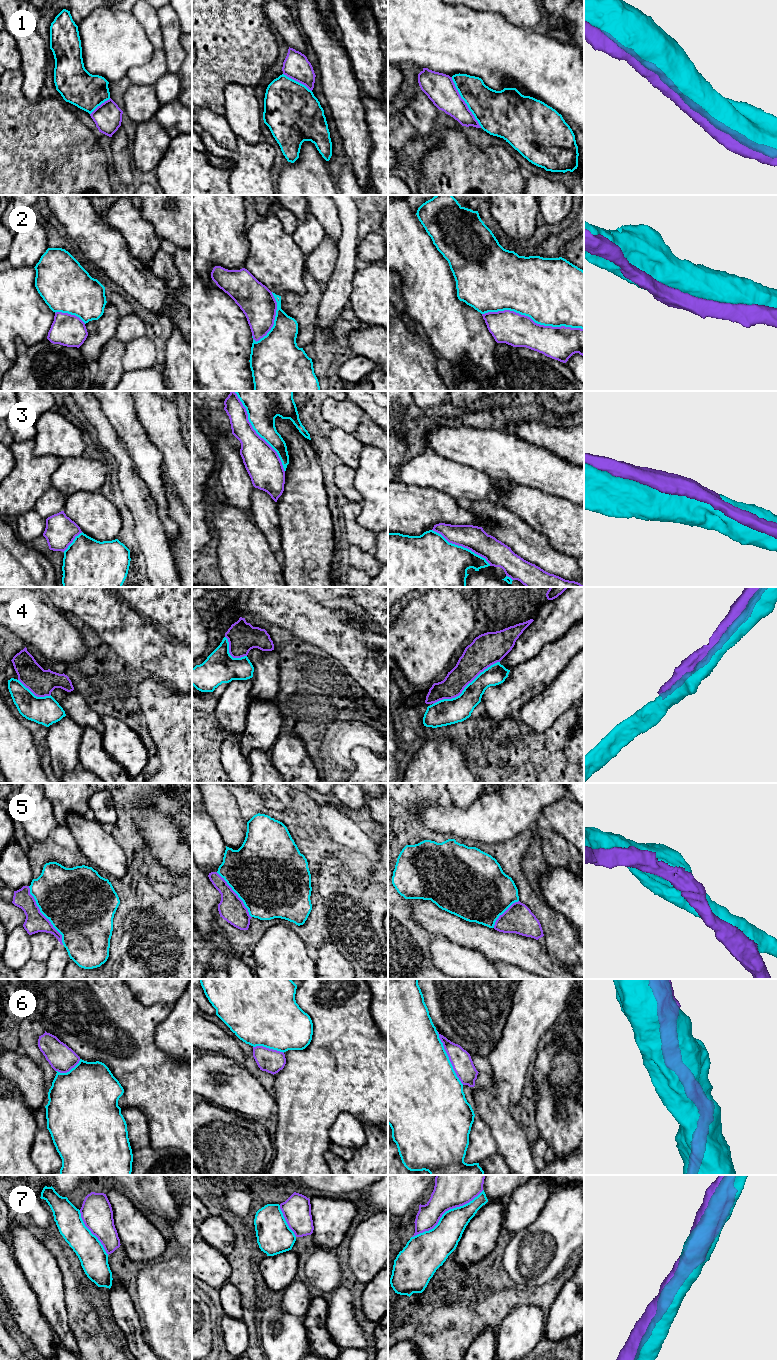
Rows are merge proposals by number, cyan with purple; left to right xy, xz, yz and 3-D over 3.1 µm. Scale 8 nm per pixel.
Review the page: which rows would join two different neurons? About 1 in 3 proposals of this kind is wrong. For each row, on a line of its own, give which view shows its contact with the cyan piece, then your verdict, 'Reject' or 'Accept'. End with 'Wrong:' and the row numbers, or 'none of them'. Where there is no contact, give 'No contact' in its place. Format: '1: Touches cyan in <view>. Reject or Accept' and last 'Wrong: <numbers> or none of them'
1: Touches cyan in yz. Accept
2: Touches cyan in yz. Accept
3: Touches cyan in xz. Accept
4: Touches cyan in yz. Reject
5: Touches cyan in xy. Accept
6: Touches cyan in yz. Accept
7: Touches cyan in yz. Reject
Wrong: 4, 7

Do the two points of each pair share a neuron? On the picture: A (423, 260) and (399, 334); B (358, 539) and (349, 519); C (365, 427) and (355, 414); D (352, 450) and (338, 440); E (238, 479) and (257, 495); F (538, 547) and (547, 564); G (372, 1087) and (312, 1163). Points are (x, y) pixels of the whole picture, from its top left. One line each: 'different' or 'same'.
A: different
B: same
C: different
D: same
E: different
F: same
G: same

